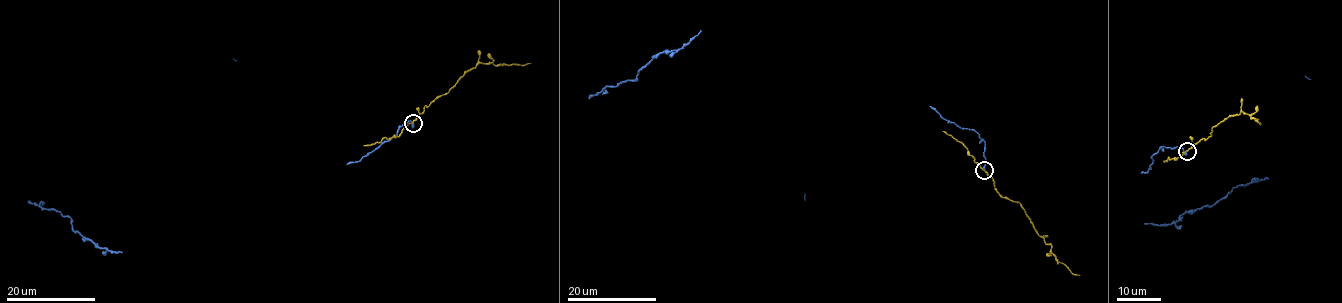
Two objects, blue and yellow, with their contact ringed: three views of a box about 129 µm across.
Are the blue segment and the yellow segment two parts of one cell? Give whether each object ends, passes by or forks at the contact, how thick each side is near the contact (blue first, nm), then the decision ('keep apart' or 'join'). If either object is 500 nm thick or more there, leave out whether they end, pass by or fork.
blue ends; yellow passes by; calibres 340 and 170 nm; keep apart

